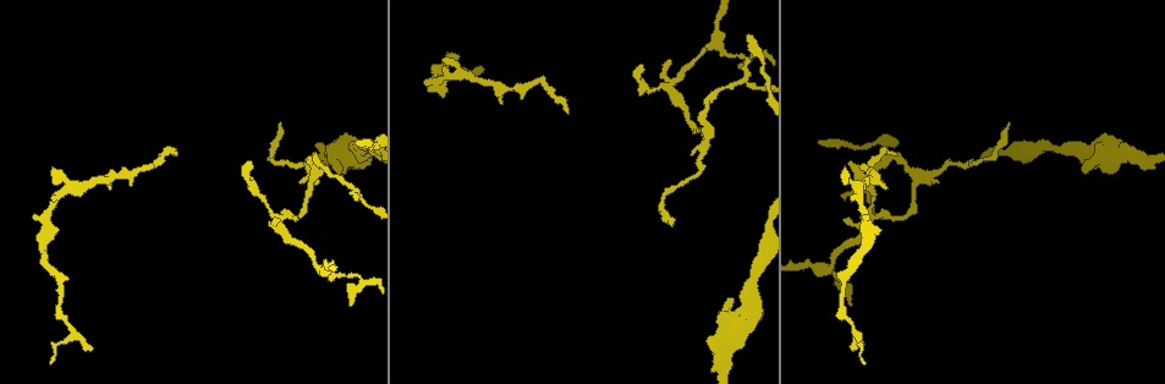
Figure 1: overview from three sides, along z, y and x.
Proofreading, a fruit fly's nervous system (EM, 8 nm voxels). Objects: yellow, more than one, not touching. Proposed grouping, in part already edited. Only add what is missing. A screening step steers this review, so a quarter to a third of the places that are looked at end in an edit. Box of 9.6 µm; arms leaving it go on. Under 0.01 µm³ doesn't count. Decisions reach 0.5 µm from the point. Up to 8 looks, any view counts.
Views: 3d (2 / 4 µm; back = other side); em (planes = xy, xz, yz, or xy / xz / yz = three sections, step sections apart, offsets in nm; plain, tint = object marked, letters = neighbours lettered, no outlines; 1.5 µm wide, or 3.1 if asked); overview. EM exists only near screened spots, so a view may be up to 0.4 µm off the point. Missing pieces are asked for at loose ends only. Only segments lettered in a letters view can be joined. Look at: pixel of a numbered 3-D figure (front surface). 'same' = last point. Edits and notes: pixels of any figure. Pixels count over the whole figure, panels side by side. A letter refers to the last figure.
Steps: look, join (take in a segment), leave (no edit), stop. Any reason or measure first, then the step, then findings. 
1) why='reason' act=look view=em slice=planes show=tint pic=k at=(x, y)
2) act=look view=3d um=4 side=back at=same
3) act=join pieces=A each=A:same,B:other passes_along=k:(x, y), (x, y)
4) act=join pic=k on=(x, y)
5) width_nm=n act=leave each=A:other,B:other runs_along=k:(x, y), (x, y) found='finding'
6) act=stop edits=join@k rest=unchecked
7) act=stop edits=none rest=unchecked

why='free end' act=look view=3d um=4 pic=1 at=(731, 299)

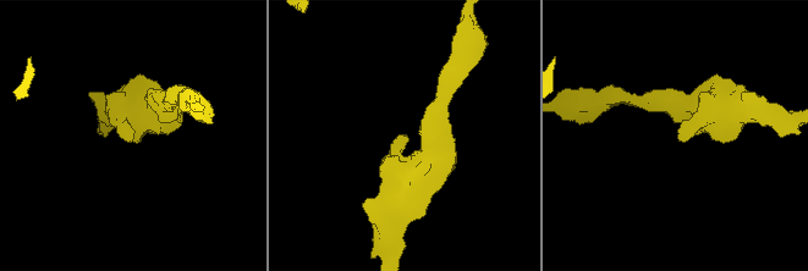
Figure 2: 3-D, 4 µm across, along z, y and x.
act=look view=em slice=xy step=4 show=letters pic=2 at=(405, 135)

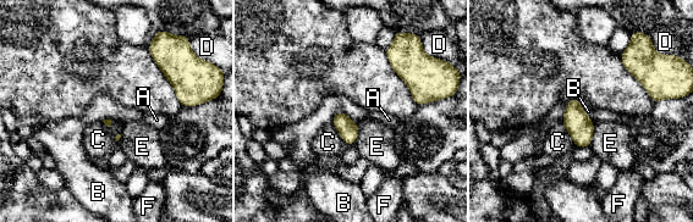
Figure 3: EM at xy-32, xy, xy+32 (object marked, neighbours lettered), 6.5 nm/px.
longest_contact=C:200nm act=leave each=A:other,B:other,C:other,D:other,E:other,F:other found='none of them fits'

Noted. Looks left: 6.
act=look view=em slice=planes show=letters pic=1 at=(569, 112)

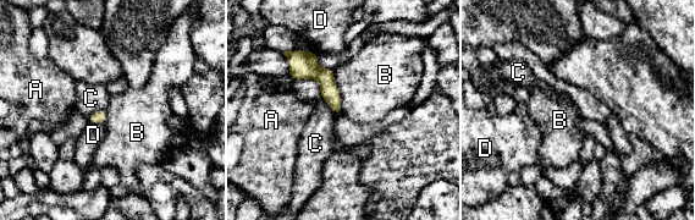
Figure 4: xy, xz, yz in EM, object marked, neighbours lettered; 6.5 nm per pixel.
act=leave each=A:other,B:other,C:other,D:other border=4:(332, 70), (342, 113) found='no lettered segment goes on from it'

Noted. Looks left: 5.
why='an open end' act=look view=3d um=4 pic=1 at=(111, 187)

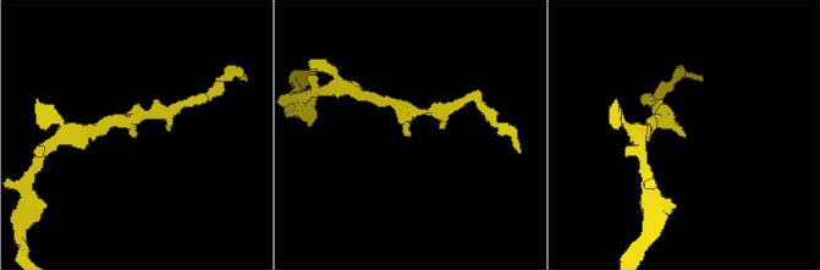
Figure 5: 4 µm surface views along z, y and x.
arm_widths_nm=190,200 why='now the EM' act=look view=em slice=planes show=plain pic=5 at=(683, 136)

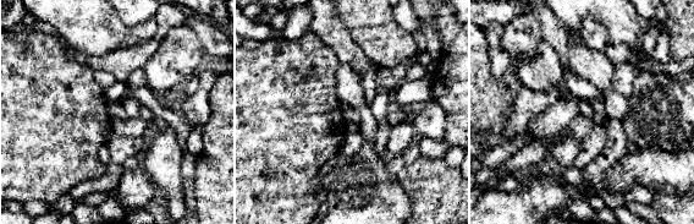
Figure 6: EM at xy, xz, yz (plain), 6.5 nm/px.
why='what lies round it' act=look view=em slice=planes show=letters at=same

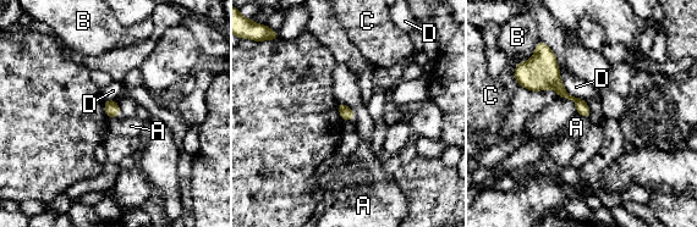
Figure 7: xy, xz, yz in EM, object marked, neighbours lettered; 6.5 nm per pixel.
act=leave each=A:other,B:other,C:other,D:other found='none of them fits'

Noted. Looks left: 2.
act=stop edits=none rest=unchecked

